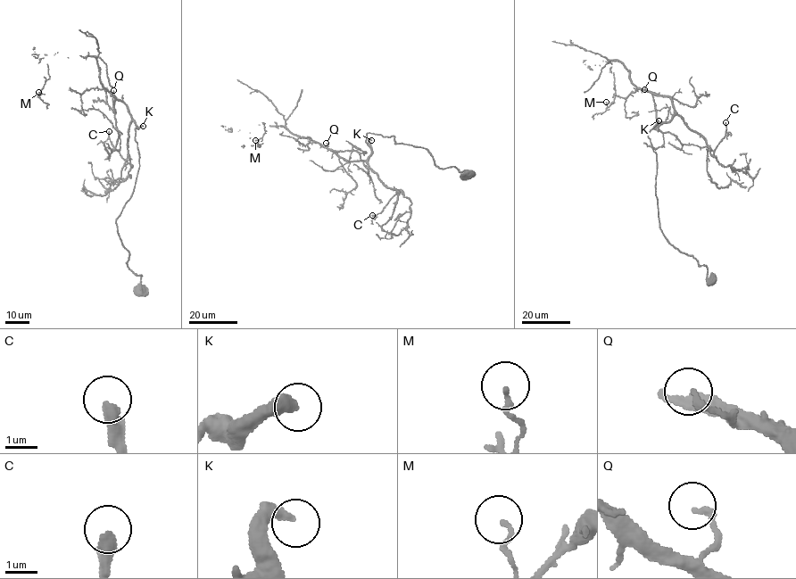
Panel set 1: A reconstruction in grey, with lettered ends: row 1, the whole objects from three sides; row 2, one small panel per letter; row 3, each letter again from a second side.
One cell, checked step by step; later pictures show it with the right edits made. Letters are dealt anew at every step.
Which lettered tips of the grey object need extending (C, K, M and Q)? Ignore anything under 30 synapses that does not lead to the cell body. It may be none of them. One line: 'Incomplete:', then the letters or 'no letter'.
Incomplete: K

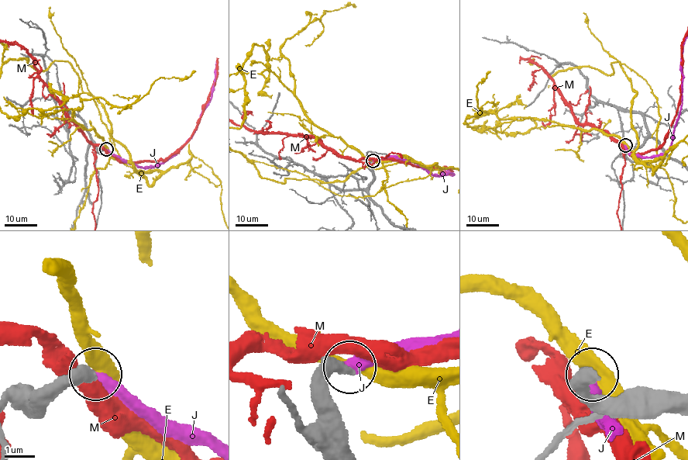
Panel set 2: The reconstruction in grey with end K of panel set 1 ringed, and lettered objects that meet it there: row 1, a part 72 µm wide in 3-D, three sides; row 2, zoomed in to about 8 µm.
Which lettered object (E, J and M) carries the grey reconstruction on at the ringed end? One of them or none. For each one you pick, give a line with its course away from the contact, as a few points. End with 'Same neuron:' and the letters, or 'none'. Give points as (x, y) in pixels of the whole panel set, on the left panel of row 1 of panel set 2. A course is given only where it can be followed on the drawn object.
Same neuron: J

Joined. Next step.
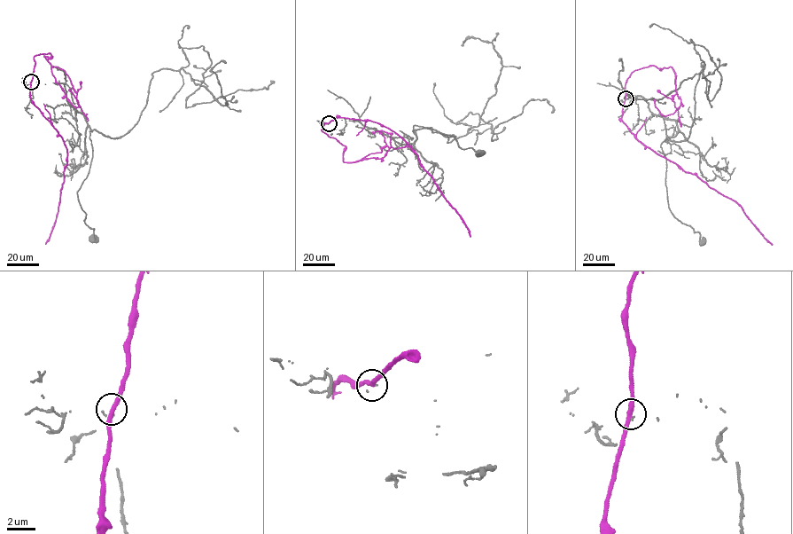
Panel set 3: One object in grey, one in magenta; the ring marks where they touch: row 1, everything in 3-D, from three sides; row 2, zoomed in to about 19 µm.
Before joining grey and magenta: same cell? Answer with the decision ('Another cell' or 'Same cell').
Another cell

